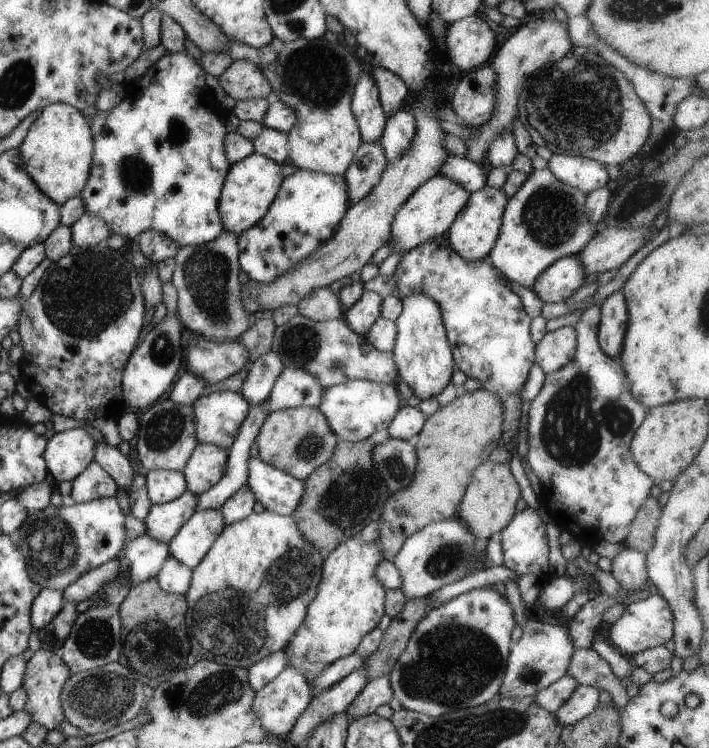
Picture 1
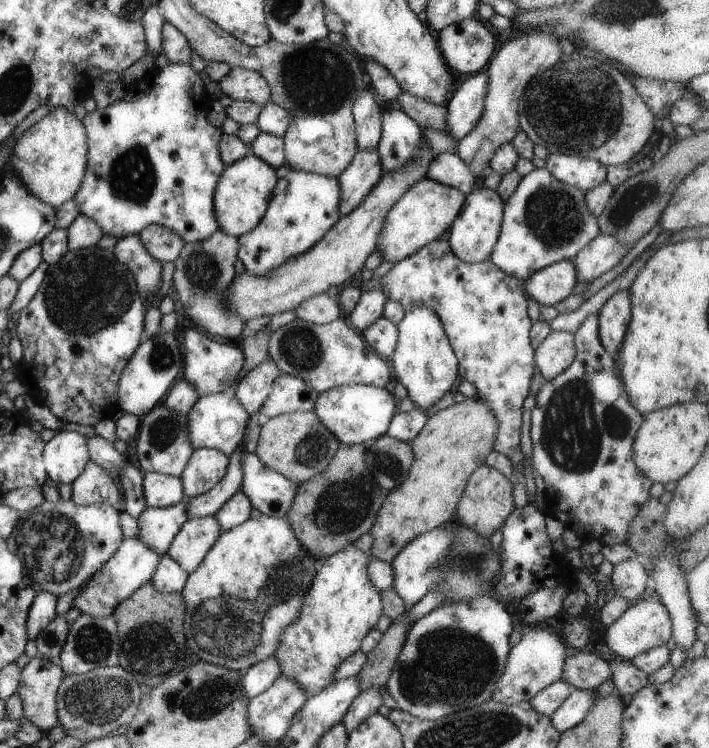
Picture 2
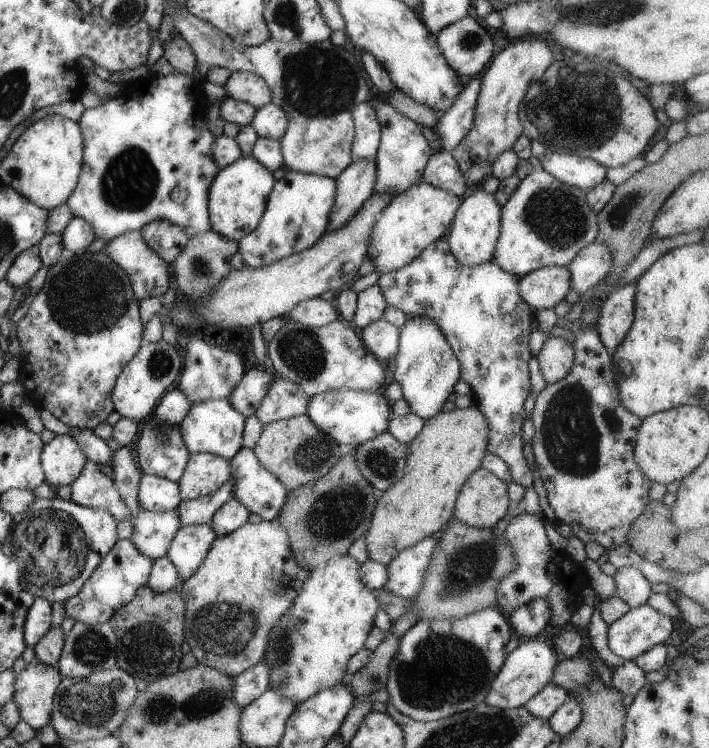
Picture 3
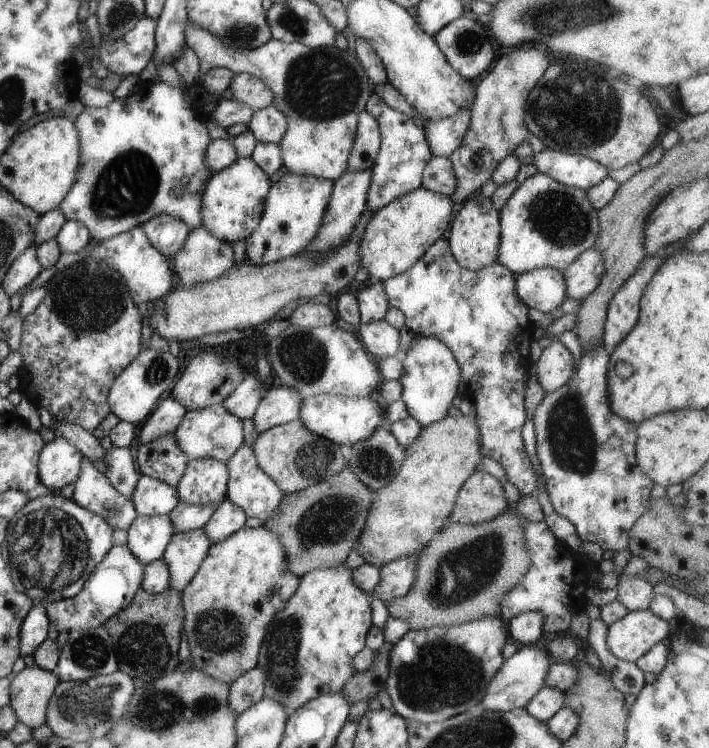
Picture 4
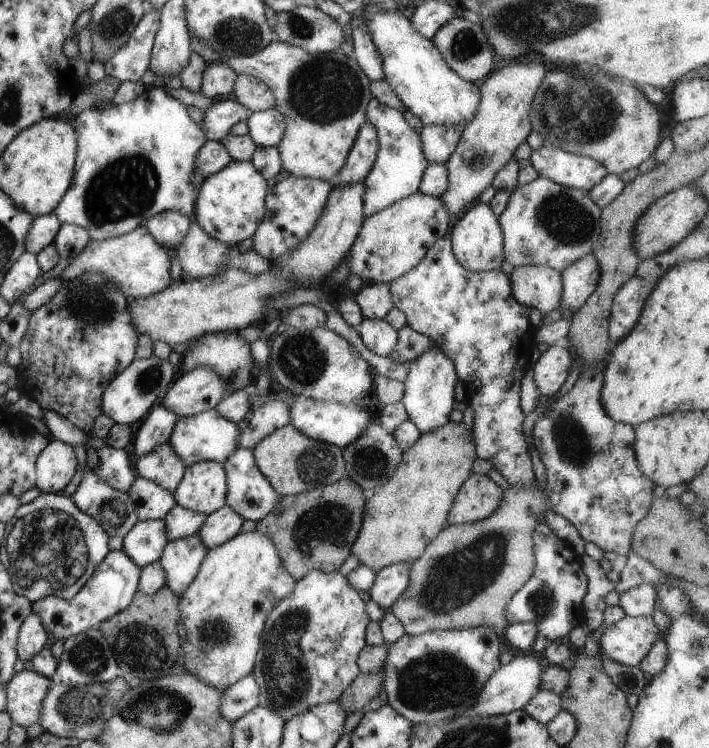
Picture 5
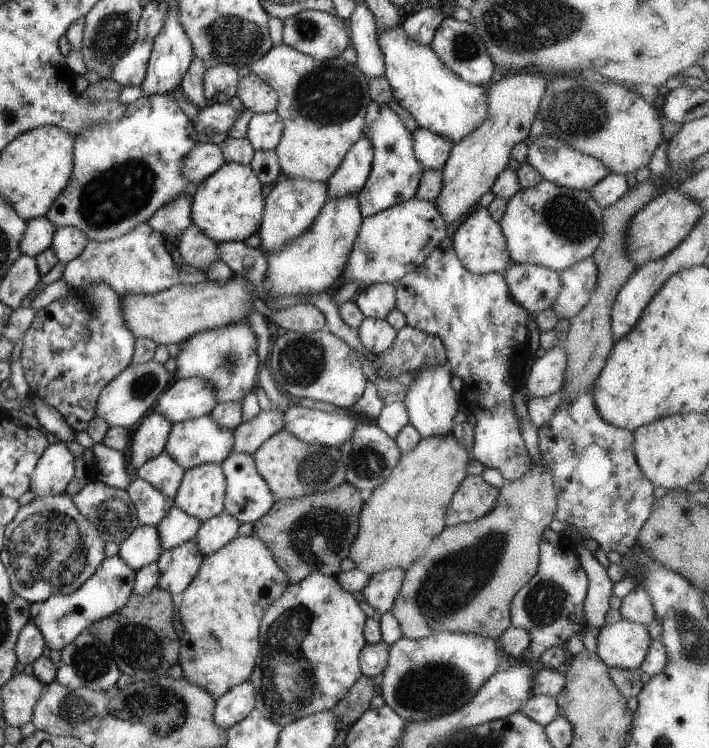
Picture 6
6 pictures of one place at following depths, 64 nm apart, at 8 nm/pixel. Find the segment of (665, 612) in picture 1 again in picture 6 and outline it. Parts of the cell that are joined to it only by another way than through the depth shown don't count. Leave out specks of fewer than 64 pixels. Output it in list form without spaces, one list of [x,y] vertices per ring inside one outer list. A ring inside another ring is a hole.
[[[623,618],[601,628],[595,653],[608,668],[633,671],[644,662],[651,642],[648,626]]]

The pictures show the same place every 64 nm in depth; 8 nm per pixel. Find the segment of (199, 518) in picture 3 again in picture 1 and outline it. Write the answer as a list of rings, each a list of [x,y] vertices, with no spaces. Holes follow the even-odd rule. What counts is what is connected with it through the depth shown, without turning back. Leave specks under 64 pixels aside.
[[[267,400],[255,407],[249,407],[248,416],[240,427],[238,436],[229,448],[226,468],[222,478],[206,492],[197,496],[196,511],[216,510],[248,482],[250,446],[254,442],[262,423],[268,416]]]

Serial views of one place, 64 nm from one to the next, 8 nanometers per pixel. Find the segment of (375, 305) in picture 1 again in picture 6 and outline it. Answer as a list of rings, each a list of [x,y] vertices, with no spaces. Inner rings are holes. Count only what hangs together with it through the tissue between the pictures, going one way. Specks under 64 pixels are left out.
[[[376,283],[359,289],[354,300],[365,317],[385,319],[386,315],[395,308],[394,283]]]

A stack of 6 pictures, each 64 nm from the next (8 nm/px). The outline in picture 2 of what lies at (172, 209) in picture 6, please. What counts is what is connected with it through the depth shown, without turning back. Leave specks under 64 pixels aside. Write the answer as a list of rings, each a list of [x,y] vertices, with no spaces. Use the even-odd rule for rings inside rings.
[[[157,224],[148,225],[139,232],[142,244],[156,260],[163,263],[174,261],[186,244],[173,230]]]

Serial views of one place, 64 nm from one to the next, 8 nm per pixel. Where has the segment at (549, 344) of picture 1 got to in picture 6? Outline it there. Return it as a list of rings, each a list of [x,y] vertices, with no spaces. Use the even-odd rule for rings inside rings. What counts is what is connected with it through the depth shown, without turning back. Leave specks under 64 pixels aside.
[[[554,346],[543,356],[533,359],[527,374],[527,394],[545,397],[561,390],[566,380],[567,352],[563,346]]]

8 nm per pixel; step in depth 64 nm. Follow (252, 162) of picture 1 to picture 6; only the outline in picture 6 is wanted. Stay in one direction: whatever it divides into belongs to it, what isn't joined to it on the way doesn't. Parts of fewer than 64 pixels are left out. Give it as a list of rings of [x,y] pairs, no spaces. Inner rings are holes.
[[[224,163],[195,186],[191,202],[192,222],[215,243],[245,241],[259,232],[265,207],[262,186],[250,165]]]

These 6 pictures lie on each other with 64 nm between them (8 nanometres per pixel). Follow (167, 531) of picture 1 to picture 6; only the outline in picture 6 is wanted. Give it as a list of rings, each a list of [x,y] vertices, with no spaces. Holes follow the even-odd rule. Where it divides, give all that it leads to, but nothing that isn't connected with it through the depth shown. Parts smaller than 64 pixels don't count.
[[[140,524],[124,542],[121,542],[118,556],[125,560],[131,569],[137,571],[157,561],[161,552],[157,526]]]

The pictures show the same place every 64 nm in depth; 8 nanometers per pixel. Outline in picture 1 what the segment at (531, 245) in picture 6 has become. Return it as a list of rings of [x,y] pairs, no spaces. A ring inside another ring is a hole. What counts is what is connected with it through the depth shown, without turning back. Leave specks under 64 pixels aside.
[[[548,167],[532,170],[518,192],[507,200],[503,223],[488,260],[504,278],[531,290],[534,280],[545,268],[562,257],[578,254],[597,233],[596,225],[590,222],[585,211],[585,200],[585,193],[558,180]]]

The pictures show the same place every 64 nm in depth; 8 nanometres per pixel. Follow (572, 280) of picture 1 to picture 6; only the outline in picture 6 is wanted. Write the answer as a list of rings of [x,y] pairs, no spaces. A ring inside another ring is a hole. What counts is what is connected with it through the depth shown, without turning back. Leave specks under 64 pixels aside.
[[[513,263],[504,276],[512,299],[529,313],[551,308],[561,288],[559,272],[542,265]]]

